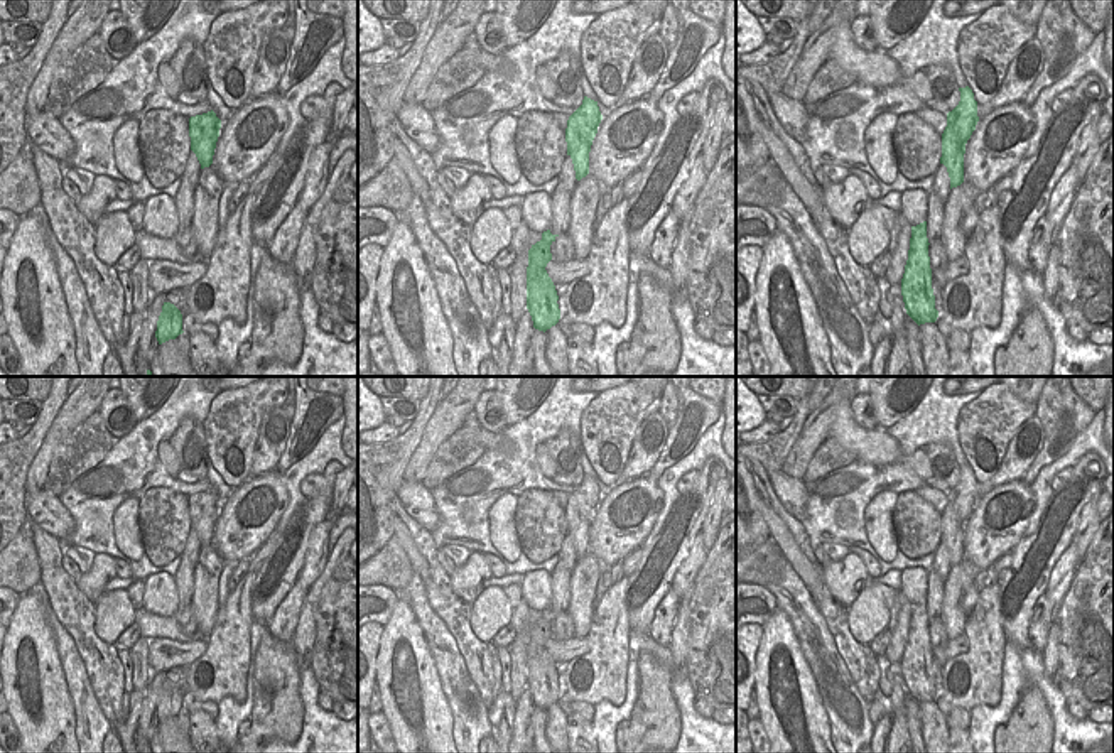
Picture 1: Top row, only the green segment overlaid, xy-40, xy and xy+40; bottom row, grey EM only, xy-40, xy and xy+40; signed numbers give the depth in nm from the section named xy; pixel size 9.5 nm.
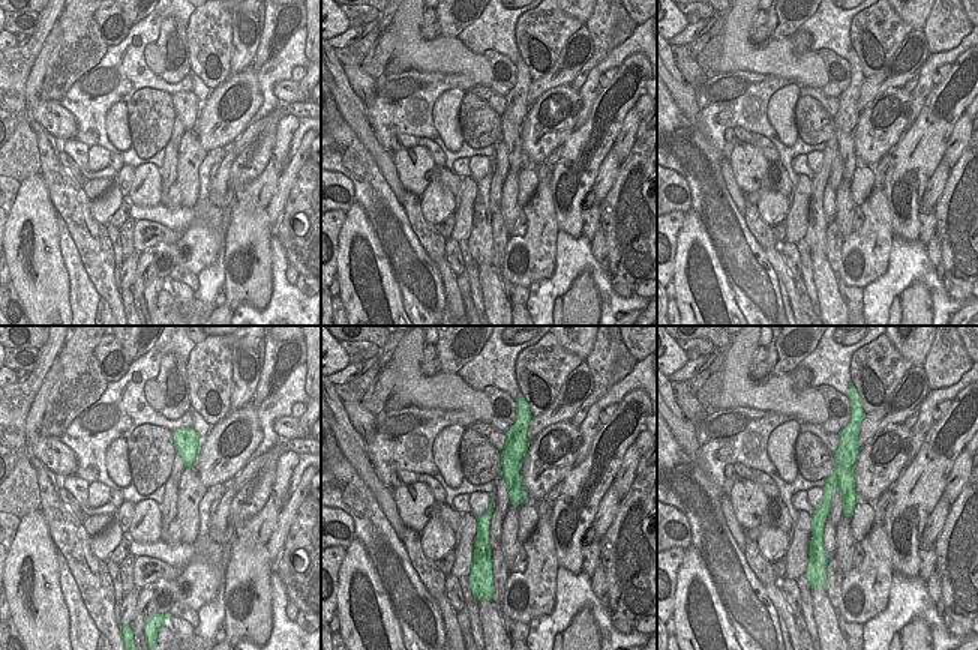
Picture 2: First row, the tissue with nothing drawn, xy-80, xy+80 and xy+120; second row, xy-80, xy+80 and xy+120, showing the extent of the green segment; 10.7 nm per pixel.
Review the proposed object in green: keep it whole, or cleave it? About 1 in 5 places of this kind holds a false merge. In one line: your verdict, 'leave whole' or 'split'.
split

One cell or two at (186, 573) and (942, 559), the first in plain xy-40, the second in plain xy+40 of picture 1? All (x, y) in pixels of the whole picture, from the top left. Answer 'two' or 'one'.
two

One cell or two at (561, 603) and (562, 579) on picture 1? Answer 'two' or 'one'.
one

